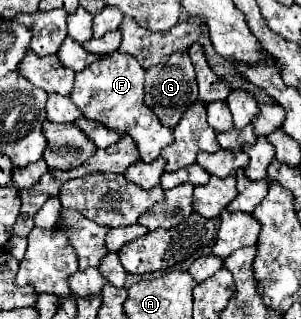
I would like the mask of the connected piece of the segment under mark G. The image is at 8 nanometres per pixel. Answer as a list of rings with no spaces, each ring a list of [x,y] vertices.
[[[187,51],[183,55],[171,55],[163,67],[151,67],[145,71],[145,103],[163,123],[163,127],[173,129],[179,123],[181,115],[187,111],[187,107],[197,101],[197,95],[199,89],[195,83],[195,69]]]

